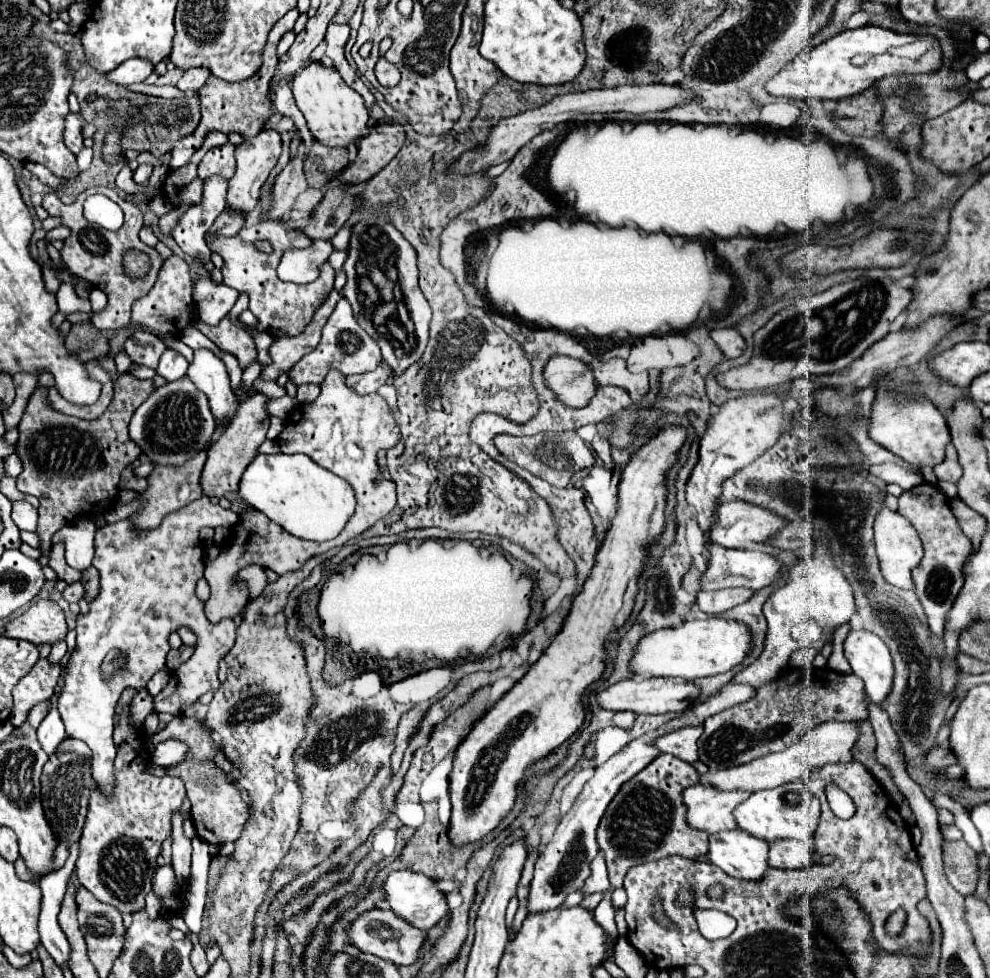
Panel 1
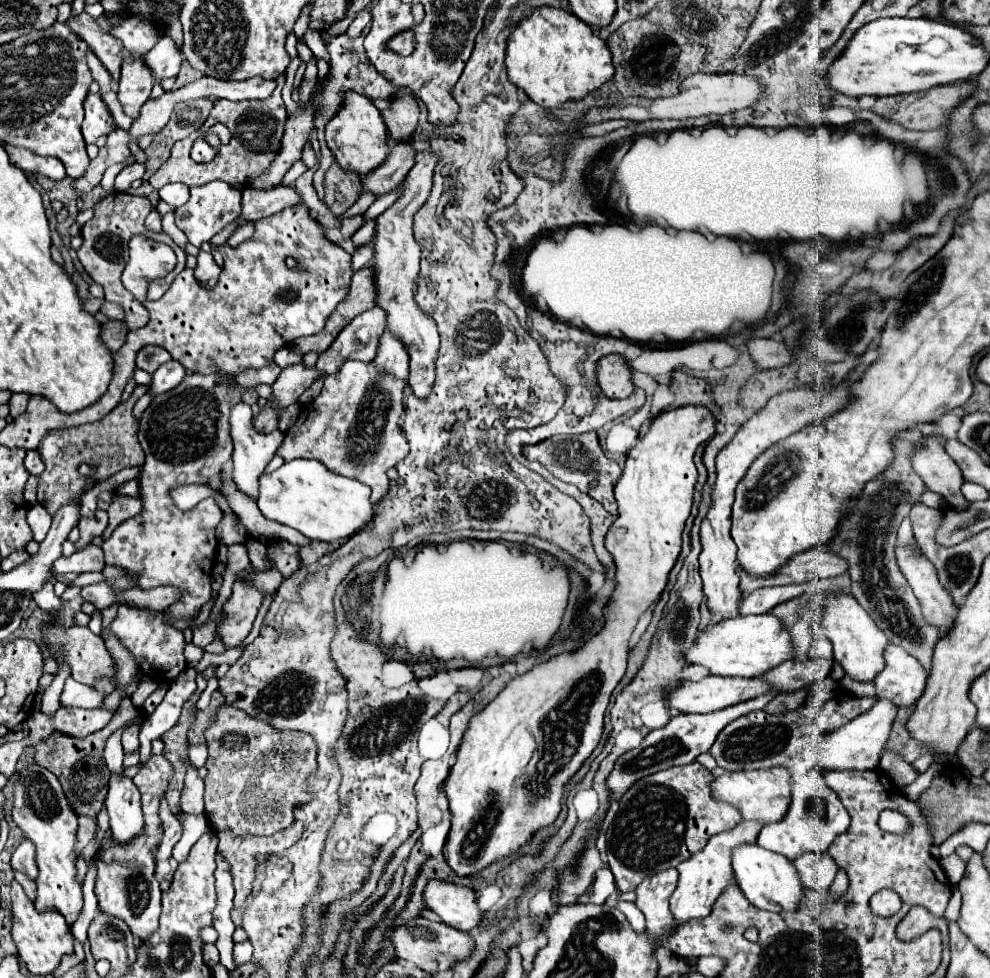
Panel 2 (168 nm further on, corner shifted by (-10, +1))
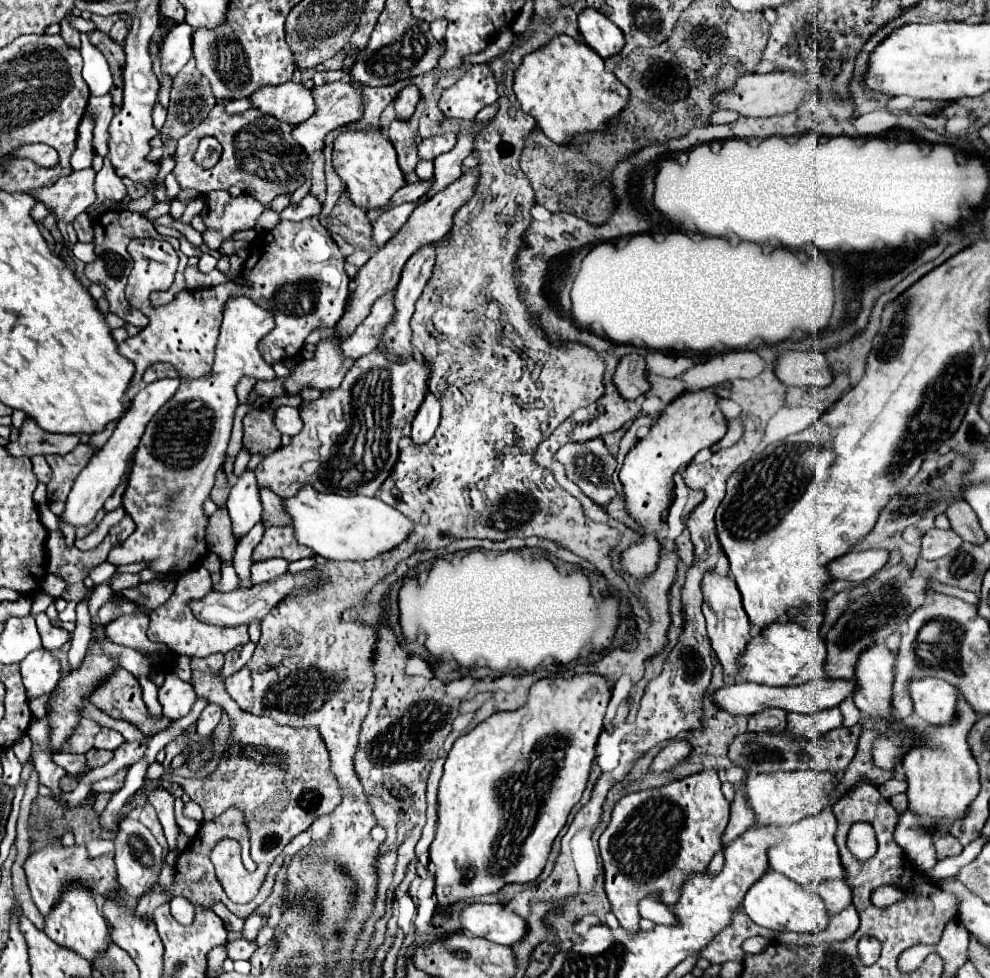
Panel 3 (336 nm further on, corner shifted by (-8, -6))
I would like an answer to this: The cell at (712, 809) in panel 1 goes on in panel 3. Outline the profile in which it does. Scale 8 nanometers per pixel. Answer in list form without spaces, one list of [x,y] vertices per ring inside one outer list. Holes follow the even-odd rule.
[[[812,770],[772,772],[772,774],[750,776],[744,784],[744,792],[748,796],[750,806],[756,812],[758,822],[784,826],[784,824],[796,824],[806,816],[818,814],[826,806],[828,794],[836,788],[836,784],[838,784],[836,774],[830,772],[812,772]]]

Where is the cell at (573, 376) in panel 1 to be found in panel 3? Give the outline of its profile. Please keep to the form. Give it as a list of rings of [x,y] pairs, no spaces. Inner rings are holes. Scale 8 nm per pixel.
[[[628,354],[620,360],[620,364],[614,372],[614,384],[622,398],[636,400],[642,394],[642,374],[644,374],[644,394],[646,394],[650,390],[646,358],[640,354]]]

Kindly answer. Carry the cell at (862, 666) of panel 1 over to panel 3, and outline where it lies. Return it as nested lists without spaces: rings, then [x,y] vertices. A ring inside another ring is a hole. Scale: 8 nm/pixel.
[[[912,678],[914,712],[930,726],[950,726],[958,718],[958,692],[940,678]]]

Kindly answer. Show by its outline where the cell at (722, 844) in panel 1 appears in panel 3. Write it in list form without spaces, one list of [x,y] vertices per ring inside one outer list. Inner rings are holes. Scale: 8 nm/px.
[[[768,870],[746,894],[744,898],[744,912],[762,928],[776,930],[776,932],[806,932],[806,934],[820,934],[828,926],[828,912],[822,898],[816,892],[802,888],[796,882],[790,882],[782,874]]]

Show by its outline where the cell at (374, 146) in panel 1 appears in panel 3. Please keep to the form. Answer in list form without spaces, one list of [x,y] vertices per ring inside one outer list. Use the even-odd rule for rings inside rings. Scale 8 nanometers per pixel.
[[[408,84],[408,86],[400,92],[400,96],[396,98],[396,102],[394,102],[394,110],[396,110],[398,118],[400,118],[400,120],[408,120],[408,118],[412,116],[412,112],[414,112],[418,100],[420,100],[420,90],[418,90],[418,86]]]

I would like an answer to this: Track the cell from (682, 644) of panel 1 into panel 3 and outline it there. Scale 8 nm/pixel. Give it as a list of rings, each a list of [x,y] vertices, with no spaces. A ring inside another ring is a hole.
[[[796,622],[772,624],[748,642],[740,660],[740,676],[746,682],[768,686],[796,686],[826,678],[826,644],[820,634]]]

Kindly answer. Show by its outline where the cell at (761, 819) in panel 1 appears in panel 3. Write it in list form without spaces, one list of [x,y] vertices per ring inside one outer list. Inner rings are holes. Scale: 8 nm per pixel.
[[[830,800],[826,804],[826,808],[822,810],[822,814],[808,816],[784,832],[784,840],[768,852],[770,868],[784,874],[786,878],[798,882],[800,886],[814,886],[814,884],[820,884],[826,880],[844,880],[846,870],[842,866],[838,846],[834,842],[836,828],[838,828],[838,824],[832,814],[832,800]]]

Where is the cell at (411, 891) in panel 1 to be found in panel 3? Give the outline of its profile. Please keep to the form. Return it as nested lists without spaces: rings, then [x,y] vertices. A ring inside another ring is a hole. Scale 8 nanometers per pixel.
[[[472,904],[460,914],[466,932],[502,946],[522,942],[528,932],[528,922],[502,904]]]

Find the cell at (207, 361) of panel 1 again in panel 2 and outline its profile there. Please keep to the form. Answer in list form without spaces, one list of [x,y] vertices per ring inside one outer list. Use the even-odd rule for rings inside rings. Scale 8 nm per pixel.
[[[244,401],[236,403],[232,407],[230,415],[230,431],[232,431],[232,443],[234,443],[234,453],[232,453],[232,479],[240,491],[244,491],[250,497],[258,497],[258,477],[264,473],[266,465],[270,459],[276,455],[278,447],[282,445],[285,434],[280,430],[273,431],[269,434],[258,433],[252,427],[252,409]]]

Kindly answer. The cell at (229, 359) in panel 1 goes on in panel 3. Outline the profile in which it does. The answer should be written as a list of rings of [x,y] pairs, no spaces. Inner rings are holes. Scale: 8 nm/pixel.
[[[242,448],[242,450],[240,450],[234,464],[234,474],[237,477],[246,469],[251,456],[252,455],[246,449]]]

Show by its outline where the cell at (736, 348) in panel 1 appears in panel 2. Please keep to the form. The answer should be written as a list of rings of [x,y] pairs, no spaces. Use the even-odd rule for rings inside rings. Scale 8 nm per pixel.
[[[748,339],[746,343],[752,361],[760,369],[770,369],[770,367],[782,367],[792,361],[792,353],[776,339]]]

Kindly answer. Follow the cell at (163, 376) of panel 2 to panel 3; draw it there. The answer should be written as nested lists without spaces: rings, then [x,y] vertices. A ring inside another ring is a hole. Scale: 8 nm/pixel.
[[[164,378],[158,380],[154,384],[148,384],[144,390],[140,390],[134,400],[132,406],[128,408],[128,412],[120,418],[114,434],[110,436],[110,440],[104,444],[104,448],[92,456],[92,460],[88,462],[88,466],[80,472],[80,476],[76,478],[72,492],[66,500],[66,512],[60,516],[62,520],[74,524],[74,526],[82,526],[82,524],[90,524],[96,516],[96,512],[104,506],[104,502],[112,496],[112,492],[118,488],[118,484],[122,482],[126,470],[128,470],[128,462],[132,458],[132,454],[136,452],[140,438],[144,434],[146,424],[150,422],[150,418],[162,408],[162,404],[166,404],[178,390],[180,380],[178,378]]]

